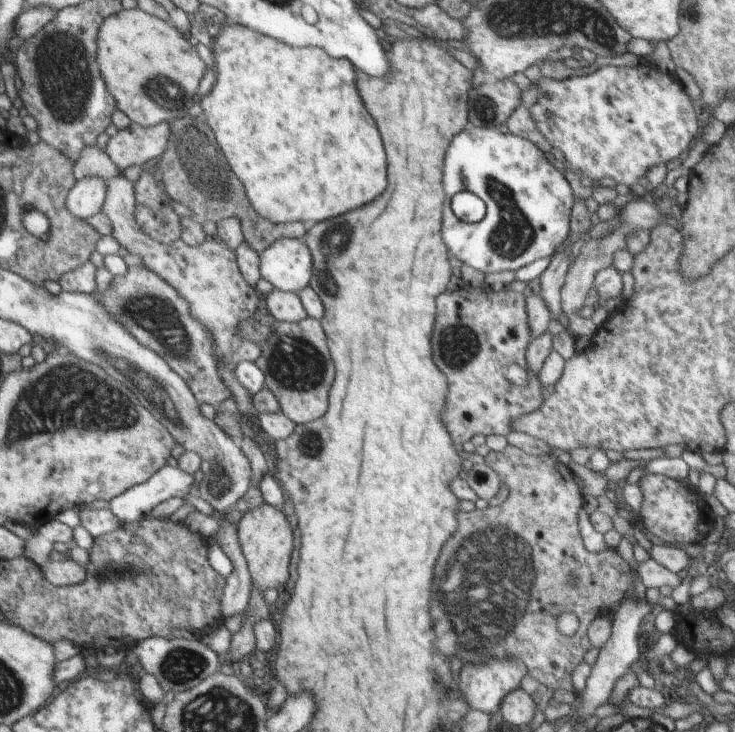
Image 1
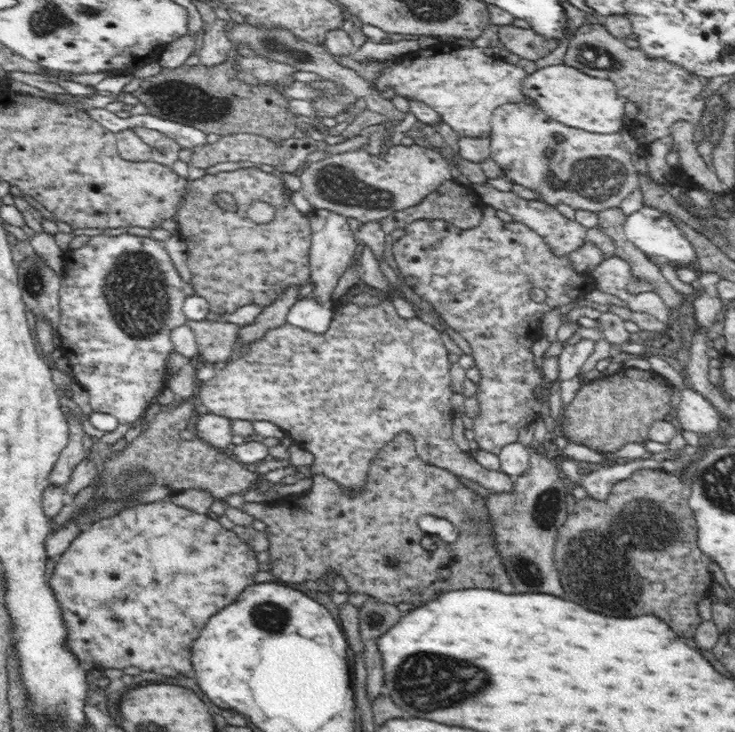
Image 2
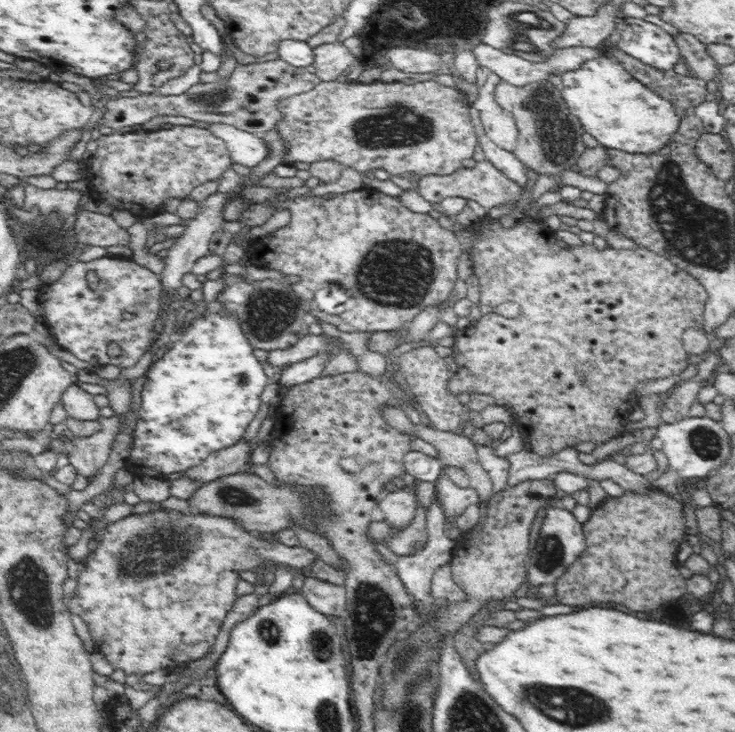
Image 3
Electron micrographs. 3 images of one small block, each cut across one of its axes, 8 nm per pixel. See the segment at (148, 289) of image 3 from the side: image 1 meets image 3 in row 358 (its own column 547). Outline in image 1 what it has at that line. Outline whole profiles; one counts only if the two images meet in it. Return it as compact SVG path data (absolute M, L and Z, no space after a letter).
M644 61L636 66L602 66L596 72L588 74L587 76L577 76L566 78L564 80L554 80L546 78L544 75L537 80L535 87L539 89L539 96L537 102L530 107L530 114L532 120L538 128L538 132L550 142L553 148L557 148L564 154L564 158L568 161L572 169L578 172L585 182L592 182L600 180L601 178L611 178L615 180L617 185L632 186L639 182L640 177L646 177L647 172L653 166L659 166L670 162L673 158L680 157L682 152L693 145L696 137L699 135L701 128L698 127L698 118L696 110L691 103L690 97L685 92L683 84L676 76L658 72L656 68L652 68Z

